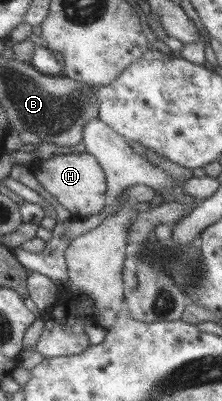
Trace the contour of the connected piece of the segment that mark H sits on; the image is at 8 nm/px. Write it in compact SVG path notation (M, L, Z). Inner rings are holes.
M86 151L83 153L53 155L47 159L36 160L32 175L38 184L56 198L71 214L71 218L81 218L98 214L106 205L106 186L102 168L97 160Z

